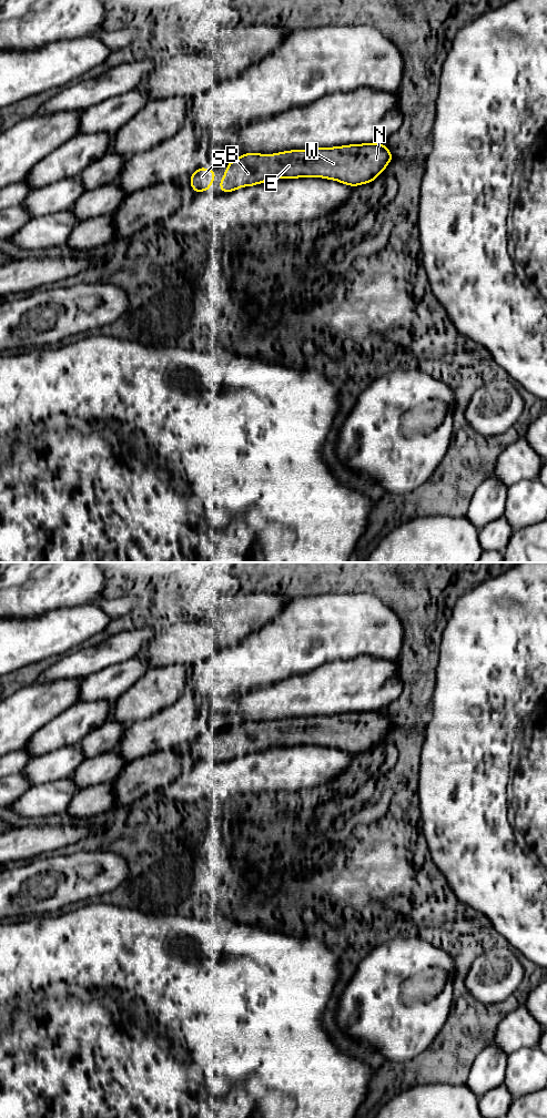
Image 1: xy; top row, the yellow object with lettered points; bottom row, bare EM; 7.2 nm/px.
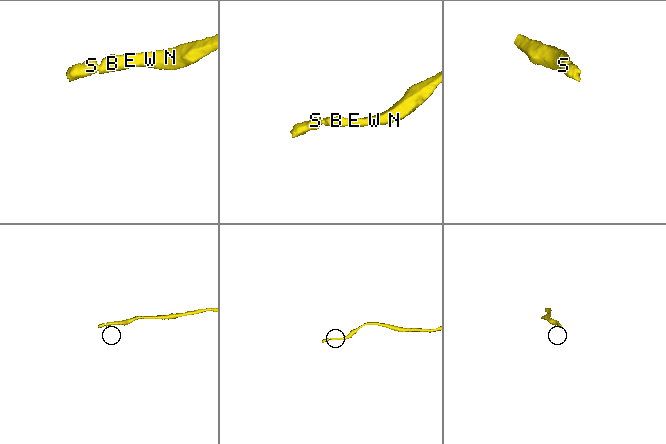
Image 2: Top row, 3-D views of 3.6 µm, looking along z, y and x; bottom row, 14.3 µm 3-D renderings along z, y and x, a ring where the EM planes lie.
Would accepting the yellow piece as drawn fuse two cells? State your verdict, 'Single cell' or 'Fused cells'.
Single cell

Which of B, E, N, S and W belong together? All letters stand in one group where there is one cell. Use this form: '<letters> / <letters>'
B E N S W

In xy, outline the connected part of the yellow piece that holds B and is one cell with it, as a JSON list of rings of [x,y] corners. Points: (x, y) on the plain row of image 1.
[[[383,711],[291,718],[274,722],[245,721],[231,729],[220,756],[232,760],[276,746],[323,745],[357,754],[374,749],[393,723]]]

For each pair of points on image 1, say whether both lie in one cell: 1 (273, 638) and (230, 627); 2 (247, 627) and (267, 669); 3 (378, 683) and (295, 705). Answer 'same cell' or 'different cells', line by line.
1: different cells
2: different cells
3: same cell

